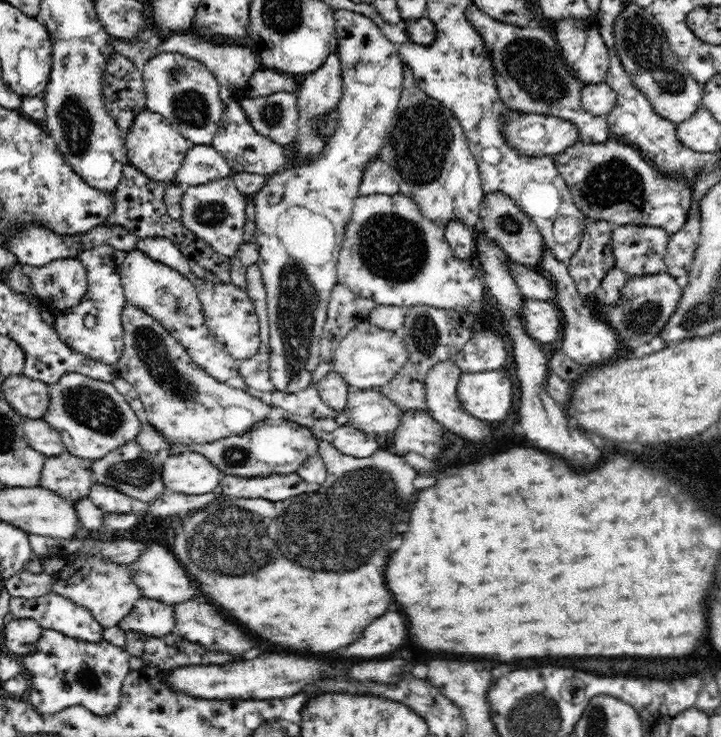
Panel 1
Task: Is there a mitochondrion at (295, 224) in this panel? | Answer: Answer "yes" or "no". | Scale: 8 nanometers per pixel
no

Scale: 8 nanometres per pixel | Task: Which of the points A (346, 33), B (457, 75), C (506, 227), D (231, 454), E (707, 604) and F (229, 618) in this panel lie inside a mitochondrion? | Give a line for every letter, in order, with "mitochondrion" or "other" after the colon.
A: other
B: other
C: mitochondrion
D: mitochondrion
E: other
F: other

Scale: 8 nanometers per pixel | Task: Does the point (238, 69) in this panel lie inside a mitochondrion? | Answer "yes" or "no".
no

